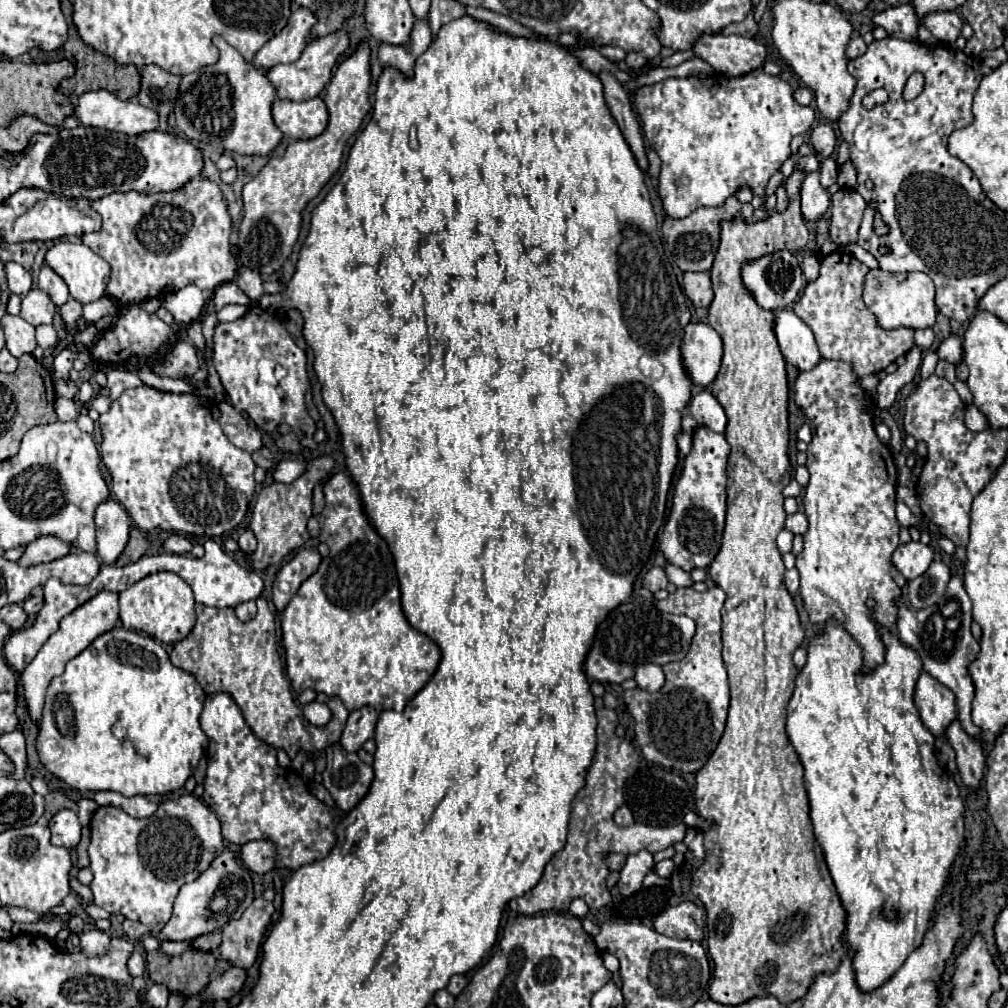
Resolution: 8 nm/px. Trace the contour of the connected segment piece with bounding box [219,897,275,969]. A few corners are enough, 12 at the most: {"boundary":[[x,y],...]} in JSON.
{"boundary":[[259,897],[221,929],[219,959],[249,969],[271,925]]}

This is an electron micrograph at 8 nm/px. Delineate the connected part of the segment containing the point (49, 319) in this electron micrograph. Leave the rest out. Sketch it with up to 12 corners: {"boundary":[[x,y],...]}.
{"boundary":[[41,289],[21,301],[21,317],[35,327],[51,325],[57,307]]}

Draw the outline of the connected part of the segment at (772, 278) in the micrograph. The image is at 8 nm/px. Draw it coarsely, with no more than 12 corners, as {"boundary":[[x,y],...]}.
{"boundary":[[791,251],[741,263],[743,287],[767,311],[803,287]]}

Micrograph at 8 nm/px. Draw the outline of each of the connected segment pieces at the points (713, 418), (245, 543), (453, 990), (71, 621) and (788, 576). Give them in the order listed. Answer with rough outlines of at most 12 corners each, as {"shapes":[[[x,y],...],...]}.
{"shapes":[[[709,389],[689,403],[697,425],[725,431],[725,411]],[[249,529],[239,537],[245,555],[255,551],[255,537]],[[453,975],[447,991],[457,997],[465,987],[463,975]],[[101,591],[65,615],[21,673],[39,723],[47,685],[115,627],[119,595]],[[797,569],[785,573],[785,585],[791,595],[799,591],[799,573]]]}

